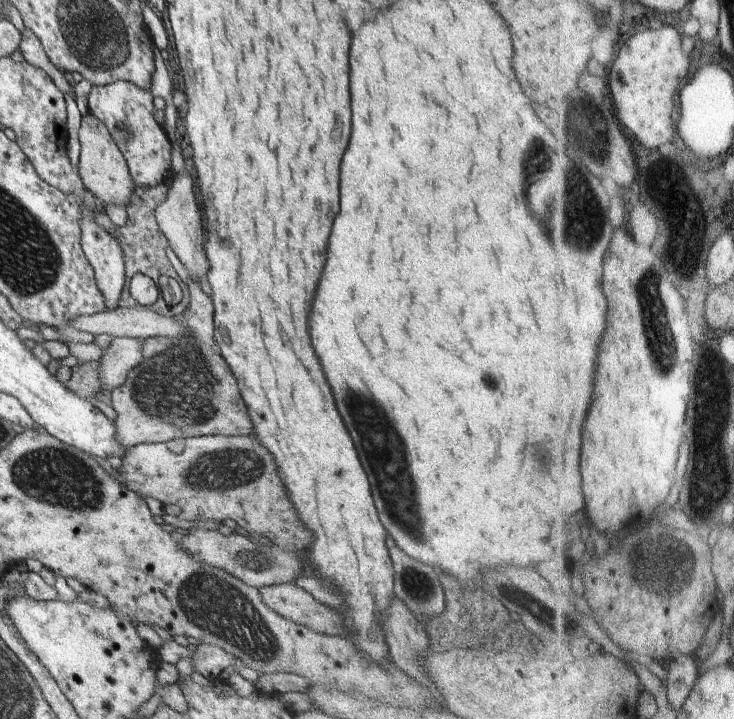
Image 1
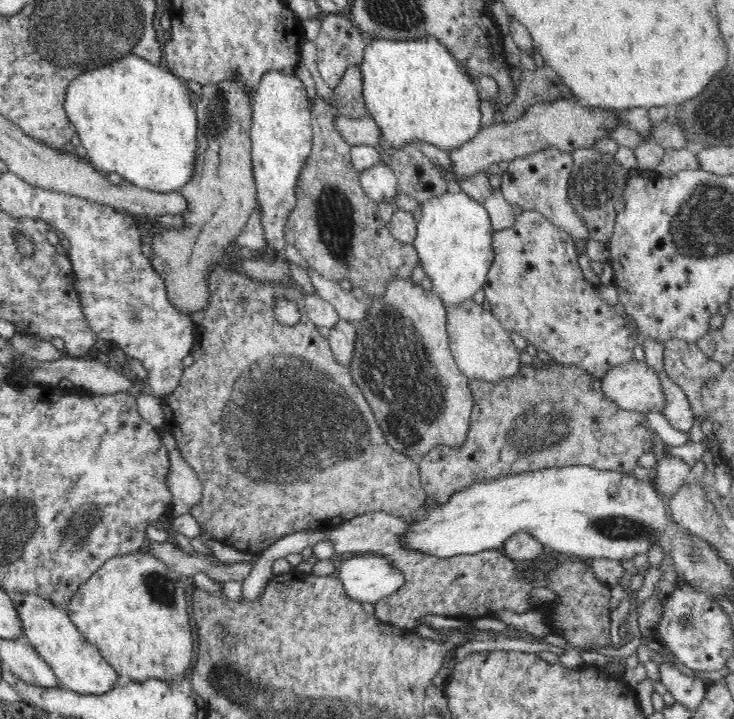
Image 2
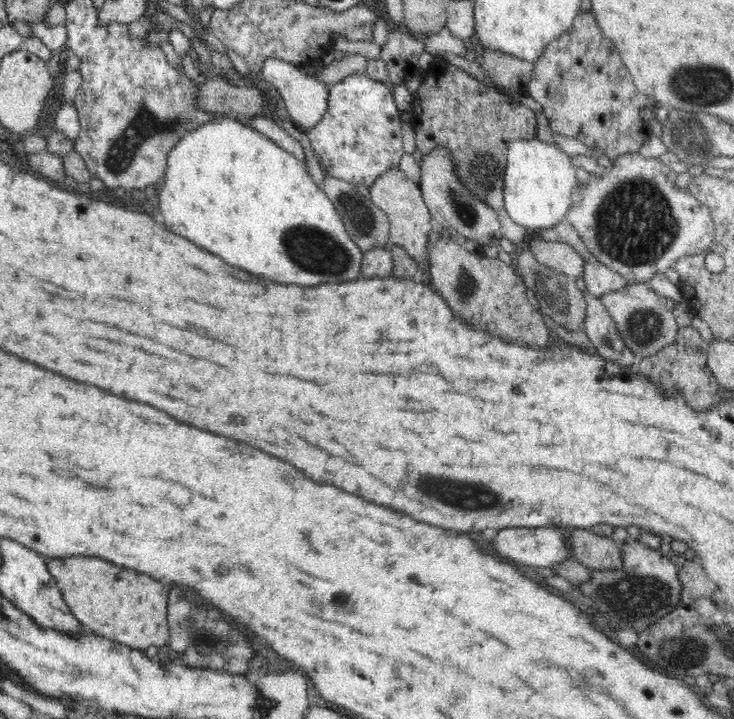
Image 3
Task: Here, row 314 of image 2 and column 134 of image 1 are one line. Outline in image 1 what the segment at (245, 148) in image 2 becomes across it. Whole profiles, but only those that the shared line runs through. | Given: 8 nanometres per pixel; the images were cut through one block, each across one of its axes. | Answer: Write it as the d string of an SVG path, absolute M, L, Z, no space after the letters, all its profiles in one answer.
M90 112L81 118L79 142L81 153L77 168L85 188L93 194L100 206L107 204L127 206L135 189L128 163L110 131Z

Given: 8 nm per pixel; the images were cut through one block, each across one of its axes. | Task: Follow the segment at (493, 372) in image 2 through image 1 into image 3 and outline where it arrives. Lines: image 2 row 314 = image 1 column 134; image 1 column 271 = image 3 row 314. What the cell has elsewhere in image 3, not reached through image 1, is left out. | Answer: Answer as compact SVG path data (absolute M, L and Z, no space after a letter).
M446 233L431 247L428 252L430 267L430 285L448 304L448 308L454 312L456 318L460 318L466 324L476 324L478 328L486 330L488 334L502 336L504 342L524 342L530 348L544 348L548 346L548 329L542 319L542 315L535 310L526 298L526 287L523 278L516 270L516 264L506 265L498 257L489 258L475 251L473 245L463 245L455 236Z

